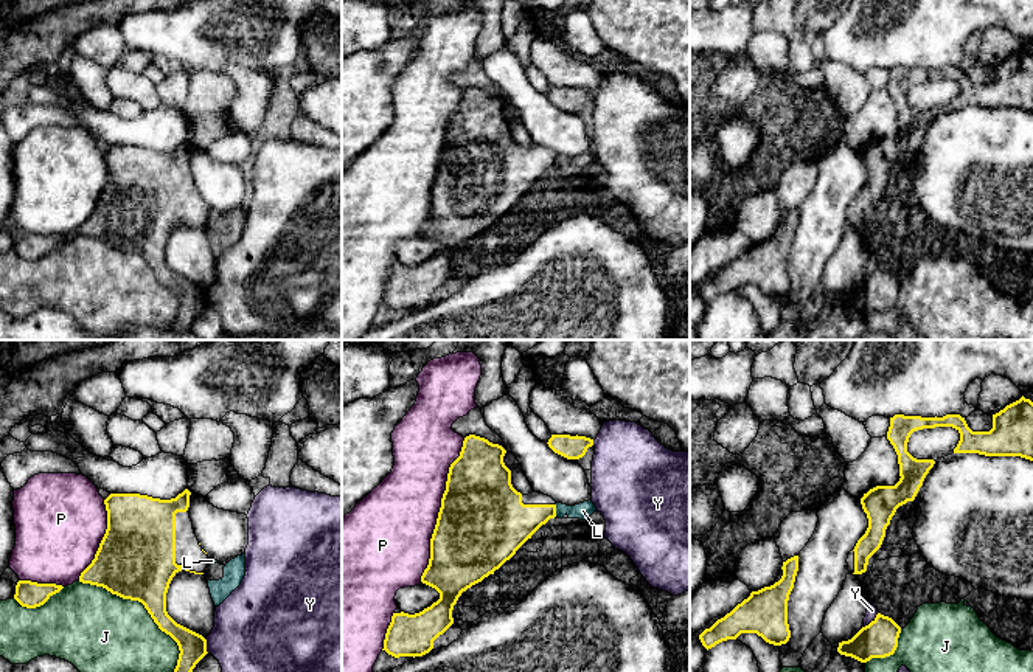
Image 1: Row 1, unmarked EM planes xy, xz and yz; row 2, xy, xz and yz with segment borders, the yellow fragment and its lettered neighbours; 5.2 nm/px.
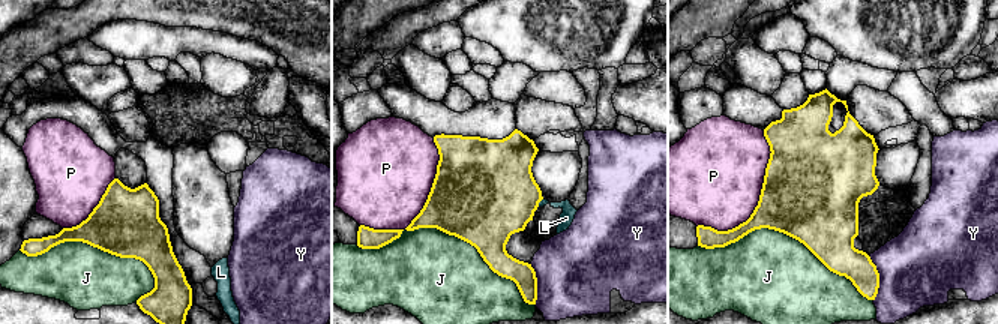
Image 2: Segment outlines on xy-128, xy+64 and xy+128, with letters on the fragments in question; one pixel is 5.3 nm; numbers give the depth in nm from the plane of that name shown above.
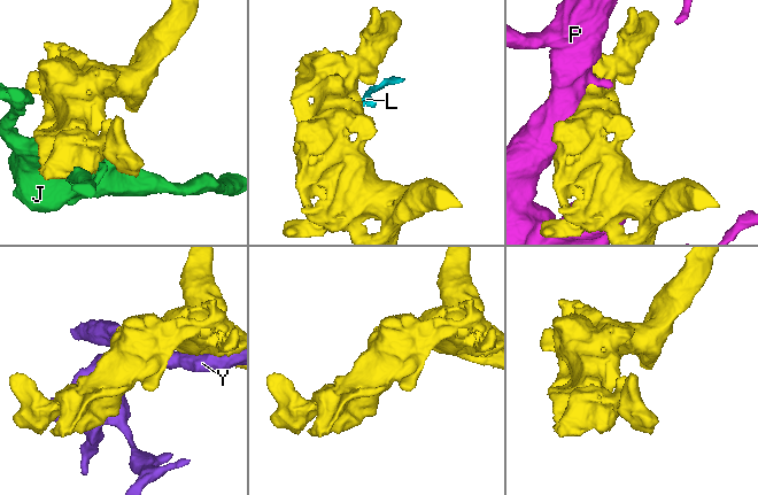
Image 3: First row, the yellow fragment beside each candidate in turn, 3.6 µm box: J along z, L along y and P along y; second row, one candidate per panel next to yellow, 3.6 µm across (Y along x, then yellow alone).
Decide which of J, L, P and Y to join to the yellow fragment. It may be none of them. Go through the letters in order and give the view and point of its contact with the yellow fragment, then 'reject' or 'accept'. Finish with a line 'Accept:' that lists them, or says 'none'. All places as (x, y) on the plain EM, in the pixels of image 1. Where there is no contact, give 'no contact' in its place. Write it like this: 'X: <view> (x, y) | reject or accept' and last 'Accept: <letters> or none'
J: xy (145, 259) | reject
L: xz (555, 163) | accept
P: xz (440, 162) | reject
Y: yz (872, 273) | reject
Accept: L

